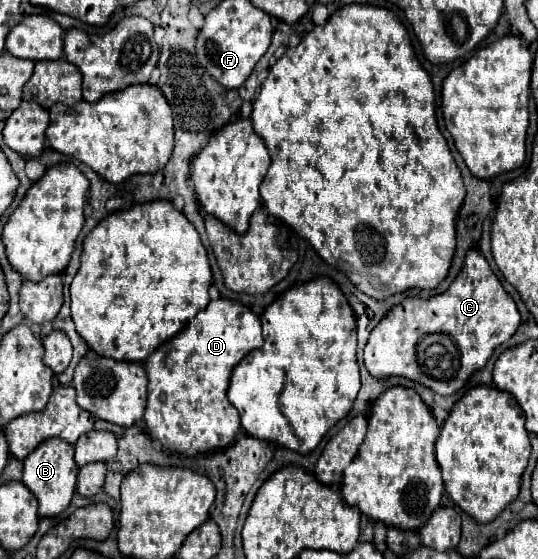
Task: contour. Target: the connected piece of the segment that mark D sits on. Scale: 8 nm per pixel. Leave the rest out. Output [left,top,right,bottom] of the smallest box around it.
[145,297,261,456]

